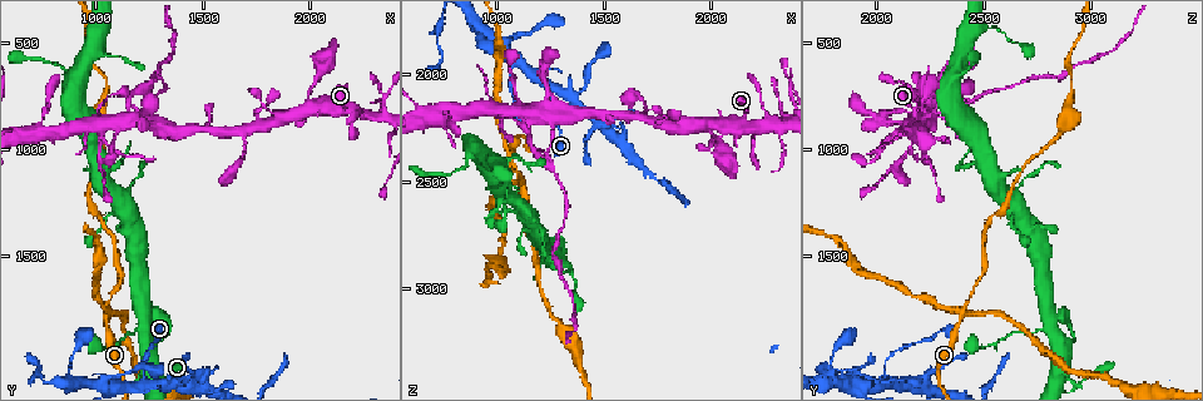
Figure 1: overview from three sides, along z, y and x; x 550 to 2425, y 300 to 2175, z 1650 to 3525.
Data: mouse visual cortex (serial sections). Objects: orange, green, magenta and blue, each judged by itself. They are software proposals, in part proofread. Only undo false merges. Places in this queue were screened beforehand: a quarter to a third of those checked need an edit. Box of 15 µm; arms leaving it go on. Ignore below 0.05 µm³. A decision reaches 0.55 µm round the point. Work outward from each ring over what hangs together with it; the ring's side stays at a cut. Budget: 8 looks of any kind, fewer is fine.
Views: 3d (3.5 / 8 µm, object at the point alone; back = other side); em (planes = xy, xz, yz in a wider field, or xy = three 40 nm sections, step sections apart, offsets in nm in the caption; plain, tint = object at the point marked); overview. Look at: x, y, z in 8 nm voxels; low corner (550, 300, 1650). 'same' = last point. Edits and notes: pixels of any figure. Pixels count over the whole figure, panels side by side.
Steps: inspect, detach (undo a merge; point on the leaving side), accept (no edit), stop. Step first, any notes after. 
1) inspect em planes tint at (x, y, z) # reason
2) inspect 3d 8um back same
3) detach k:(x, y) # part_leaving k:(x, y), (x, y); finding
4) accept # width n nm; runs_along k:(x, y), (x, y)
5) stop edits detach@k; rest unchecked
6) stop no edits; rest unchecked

inspect 3d 8um at (1040, 1760, 2390) # looks like a crossing

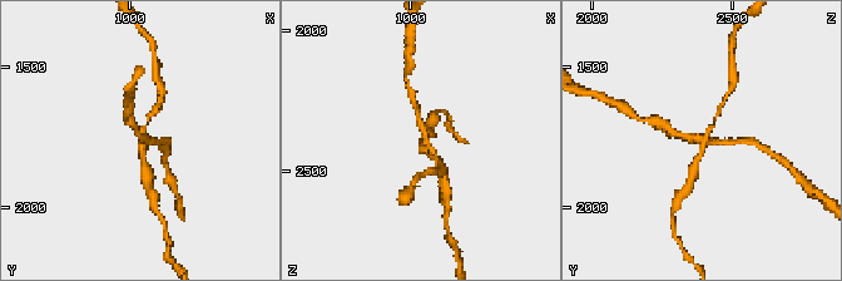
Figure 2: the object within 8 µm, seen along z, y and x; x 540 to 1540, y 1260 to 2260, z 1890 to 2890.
inspect em xy step 1 tint at (1040, 1760, 2390) # arms 4; arm_widths 150, 200, 200, 300 nm; now the EM

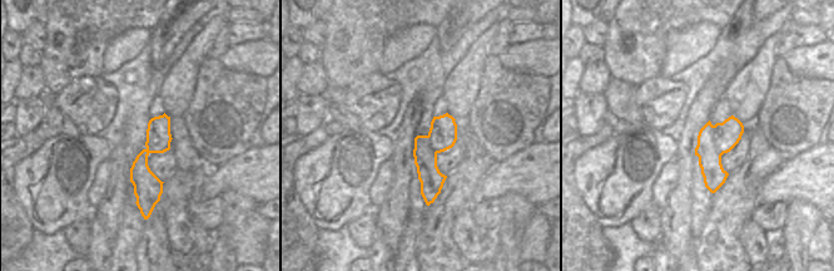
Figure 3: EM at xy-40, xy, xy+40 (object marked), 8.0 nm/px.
detach 2:(162, 143) # a second cell is stuck on

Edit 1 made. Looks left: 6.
inspect 3d 3.5um at (1230, 1830, 2820) # small branch off a trunk

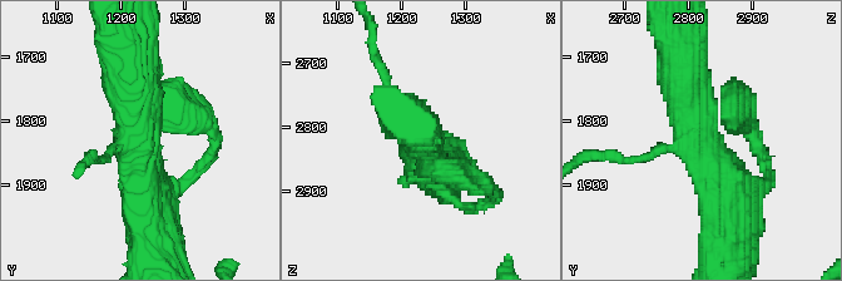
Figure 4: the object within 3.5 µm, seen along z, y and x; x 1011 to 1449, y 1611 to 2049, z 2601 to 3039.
inspect em xy step 5 plain at (1225, 1835, 2815) # arms 3; arm_widths 150, 500, 600 nm

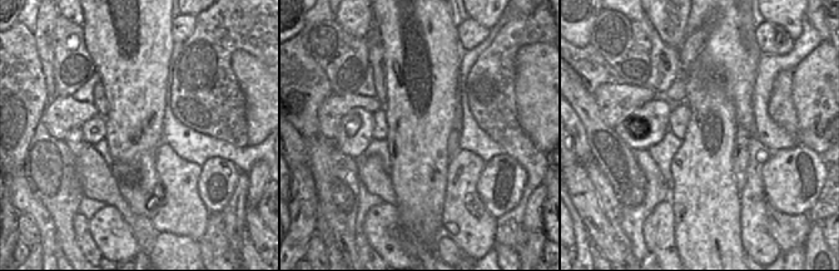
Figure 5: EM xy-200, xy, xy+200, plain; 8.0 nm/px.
inspect em xy step 5 tint same

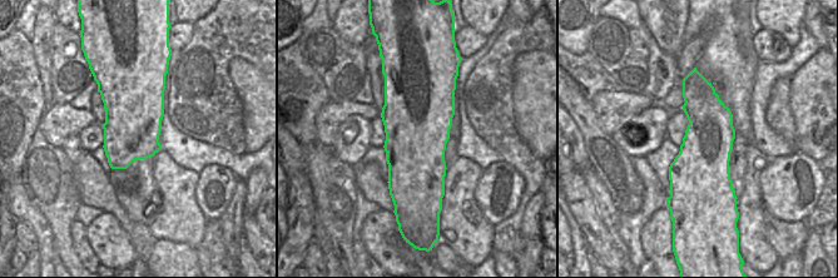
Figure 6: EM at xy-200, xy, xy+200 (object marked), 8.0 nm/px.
accept # runs_along 4:(728, 215), (680, 62); one cell here

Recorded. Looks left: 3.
inspect 3d 3.5um at (1260, 820, 2280)

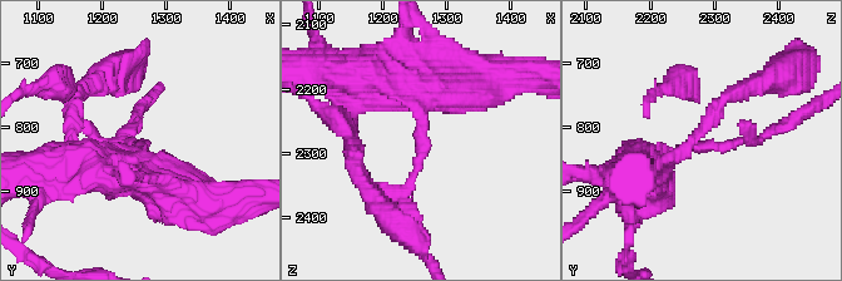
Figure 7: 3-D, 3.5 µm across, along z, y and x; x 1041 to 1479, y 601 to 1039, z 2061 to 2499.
inspect em xy step 1 tint at (1260, 825, 2285) # arm_widths 150, 600 nm; shape alone is not enough

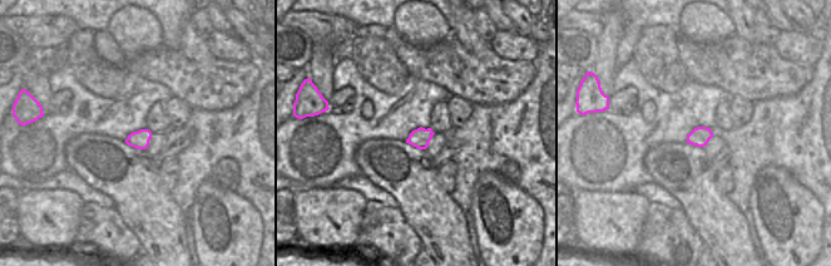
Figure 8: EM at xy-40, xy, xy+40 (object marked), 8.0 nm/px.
detach 7:(729, 144) # part_leaving 7:(697, 147), (761, 139), (796, 121); two cells meet here

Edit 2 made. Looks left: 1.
stop edits detach@2, detach@7; rest unchecked

